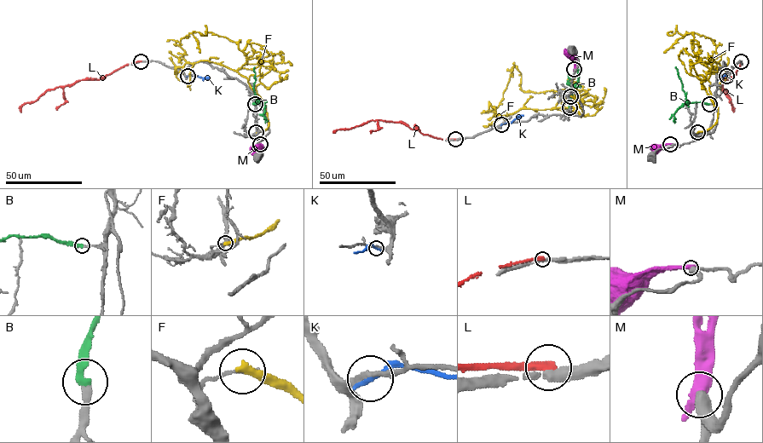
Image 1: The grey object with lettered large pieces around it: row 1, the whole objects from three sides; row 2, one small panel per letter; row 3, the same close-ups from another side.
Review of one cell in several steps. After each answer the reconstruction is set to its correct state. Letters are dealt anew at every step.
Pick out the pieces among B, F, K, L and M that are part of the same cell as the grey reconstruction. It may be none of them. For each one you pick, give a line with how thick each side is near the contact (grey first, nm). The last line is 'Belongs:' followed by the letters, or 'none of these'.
B: calibres 240 and 360 nm
Belongs: B

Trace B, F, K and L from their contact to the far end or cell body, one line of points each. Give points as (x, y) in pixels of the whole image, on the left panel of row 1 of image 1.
B: (255, 104), (260, 101), (253, 89), (255, 67)
F: (256, 132), (268, 124), (267, 112), (247, 79), (208, 61), (187, 63), (180, 40), (192, 33), (199, 52)
K: (187, 76), (206, 77), (203, 80)
L: (141, 60), (124, 66), (103, 78), (77, 81), (47, 90), (35, 101), (25, 103), (20, 112)

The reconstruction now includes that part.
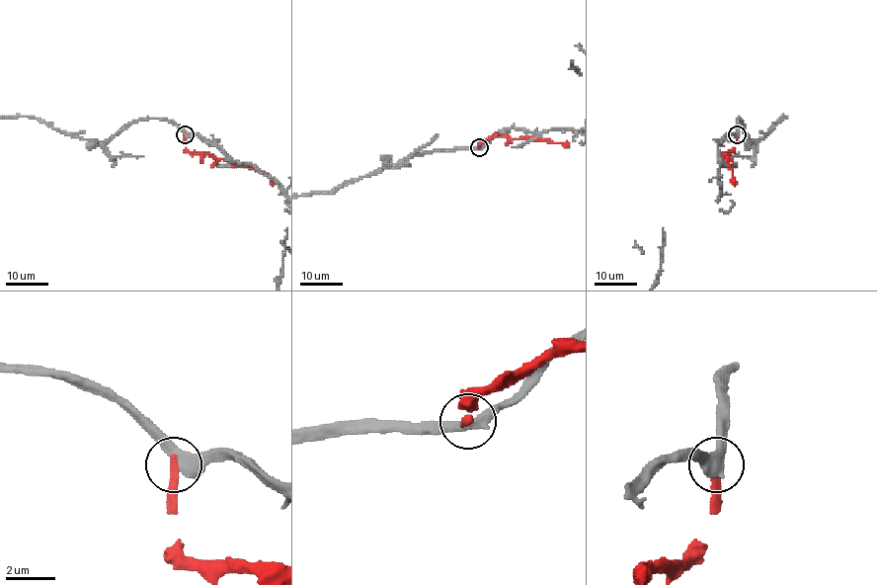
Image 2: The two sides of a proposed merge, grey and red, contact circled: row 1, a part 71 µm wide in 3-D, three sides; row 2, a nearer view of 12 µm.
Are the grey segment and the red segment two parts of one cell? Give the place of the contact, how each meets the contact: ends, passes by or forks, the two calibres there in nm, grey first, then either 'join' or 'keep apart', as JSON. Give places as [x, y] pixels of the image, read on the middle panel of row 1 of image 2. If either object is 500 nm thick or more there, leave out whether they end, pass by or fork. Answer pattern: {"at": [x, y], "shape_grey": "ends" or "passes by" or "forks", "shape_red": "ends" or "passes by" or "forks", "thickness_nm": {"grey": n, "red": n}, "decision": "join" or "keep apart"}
{"at": [479, 147], "shape_grey": "passes by", "shape_red": "ends", "thickness_nm": {"grey": 460, "red": 320}, "decision": "keep apart"}

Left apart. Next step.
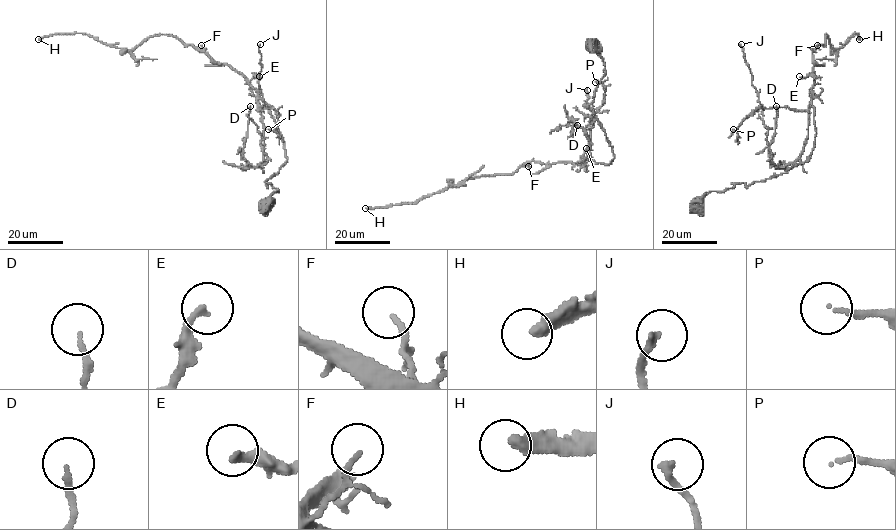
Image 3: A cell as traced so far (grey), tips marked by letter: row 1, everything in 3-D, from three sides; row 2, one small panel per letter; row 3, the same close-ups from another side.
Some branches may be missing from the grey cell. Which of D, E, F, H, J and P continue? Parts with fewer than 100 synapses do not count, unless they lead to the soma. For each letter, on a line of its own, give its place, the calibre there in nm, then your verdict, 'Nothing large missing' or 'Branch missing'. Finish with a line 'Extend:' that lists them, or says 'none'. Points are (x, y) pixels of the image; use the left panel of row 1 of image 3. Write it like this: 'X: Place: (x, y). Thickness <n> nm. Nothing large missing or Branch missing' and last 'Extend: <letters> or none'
D: Place: (250, 106). Thickness 150 nm. Nothing large missing
E: Place: (259, 76). Thickness 240 nm. Nothing large missing
F: Place: (201, 45). Thickness 100 nm. Nothing large missing
H: Place: (38, 39). Thickness 380 nm. Branch missing
J: Place: (260, 44). Thickness 190 nm. Nothing large missing
P: Place: (268, 129). Thickness 110 nm. Nothing large missing
Extend: H

